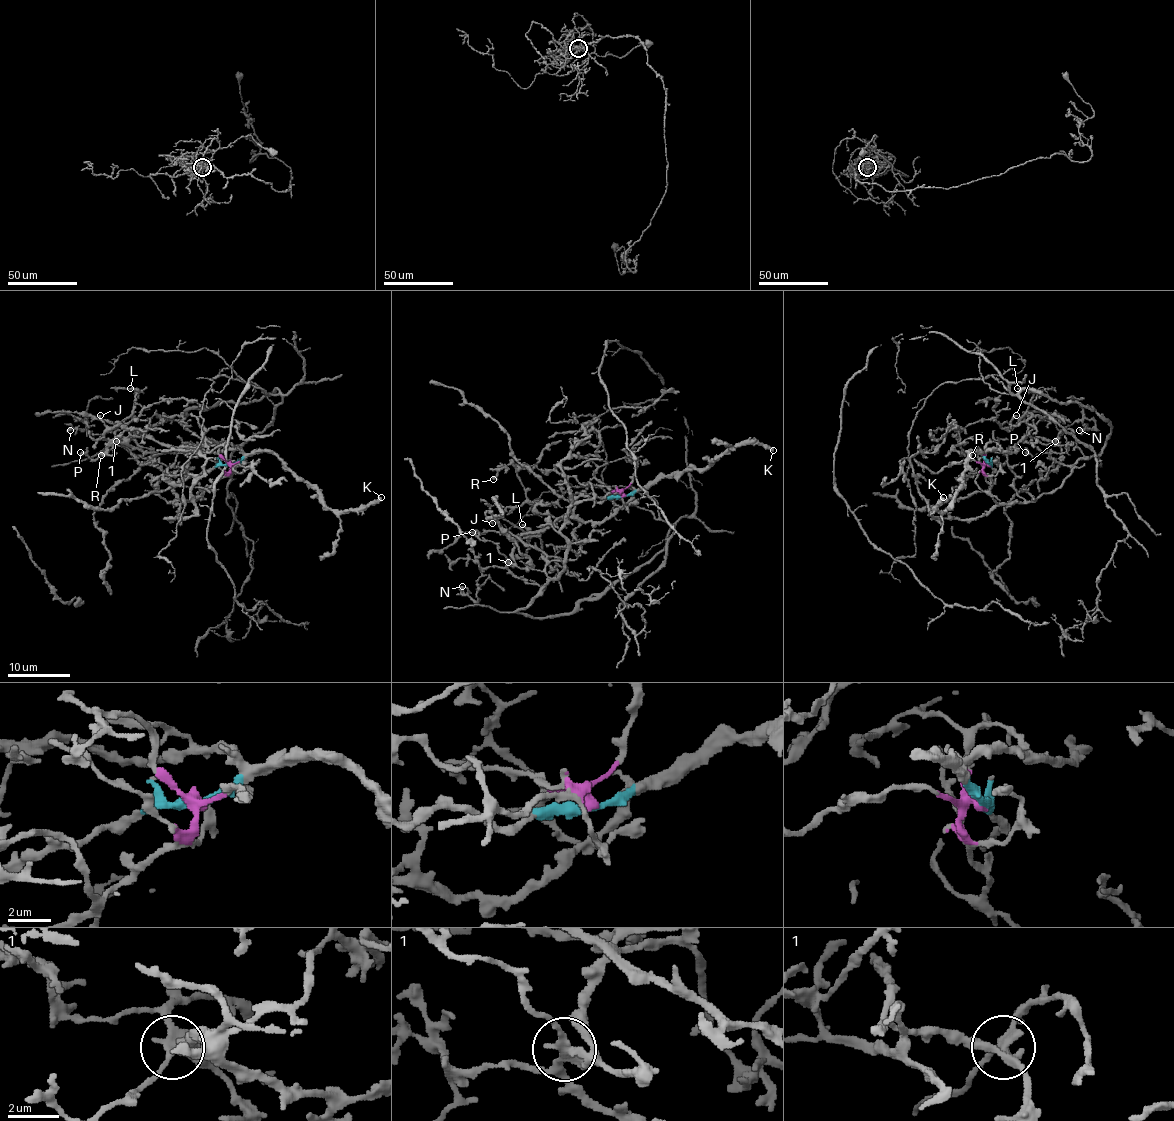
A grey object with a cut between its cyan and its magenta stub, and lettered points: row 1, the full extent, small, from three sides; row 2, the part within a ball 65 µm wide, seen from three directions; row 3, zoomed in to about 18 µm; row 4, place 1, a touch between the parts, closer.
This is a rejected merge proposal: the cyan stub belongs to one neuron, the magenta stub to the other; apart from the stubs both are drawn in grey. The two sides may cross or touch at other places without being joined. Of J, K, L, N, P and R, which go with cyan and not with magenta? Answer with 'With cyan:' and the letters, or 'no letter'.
With cyan: K

